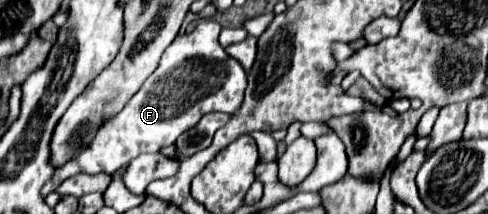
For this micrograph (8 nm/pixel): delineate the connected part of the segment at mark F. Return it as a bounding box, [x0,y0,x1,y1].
[41,20,247,198]

